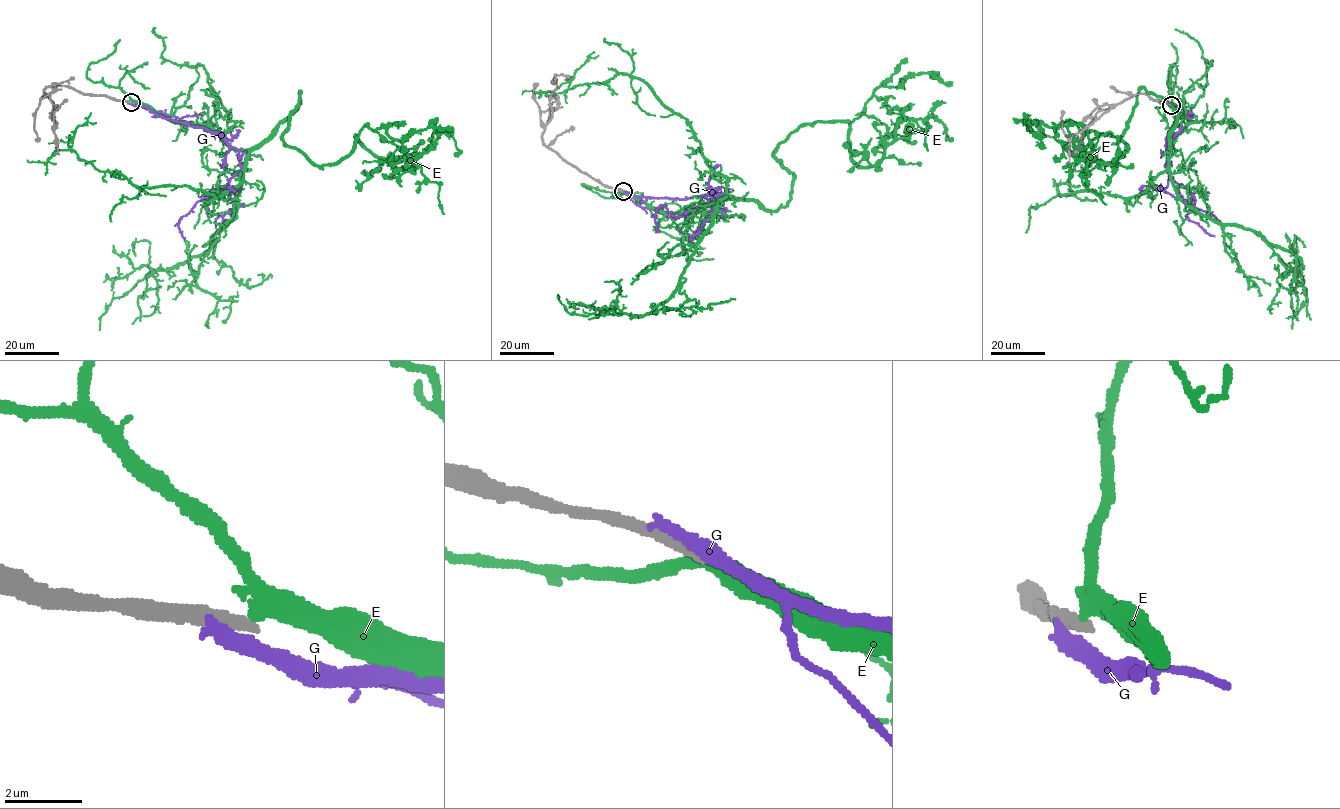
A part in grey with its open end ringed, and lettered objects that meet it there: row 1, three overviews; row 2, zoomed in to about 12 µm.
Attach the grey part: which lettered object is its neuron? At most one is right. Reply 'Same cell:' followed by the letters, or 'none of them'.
Same cell: none of them

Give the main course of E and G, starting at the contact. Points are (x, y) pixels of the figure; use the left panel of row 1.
E: (131, 102), (256, 148), (299, 92), (283, 142), (319, 165), (355, 136), (396, 171), (440, 133), (455, 156)
G: (129, 102), (216, 132), (238, 152), (240, 169), (226, 185), (210, 190), (179, 221), (185, 238)

